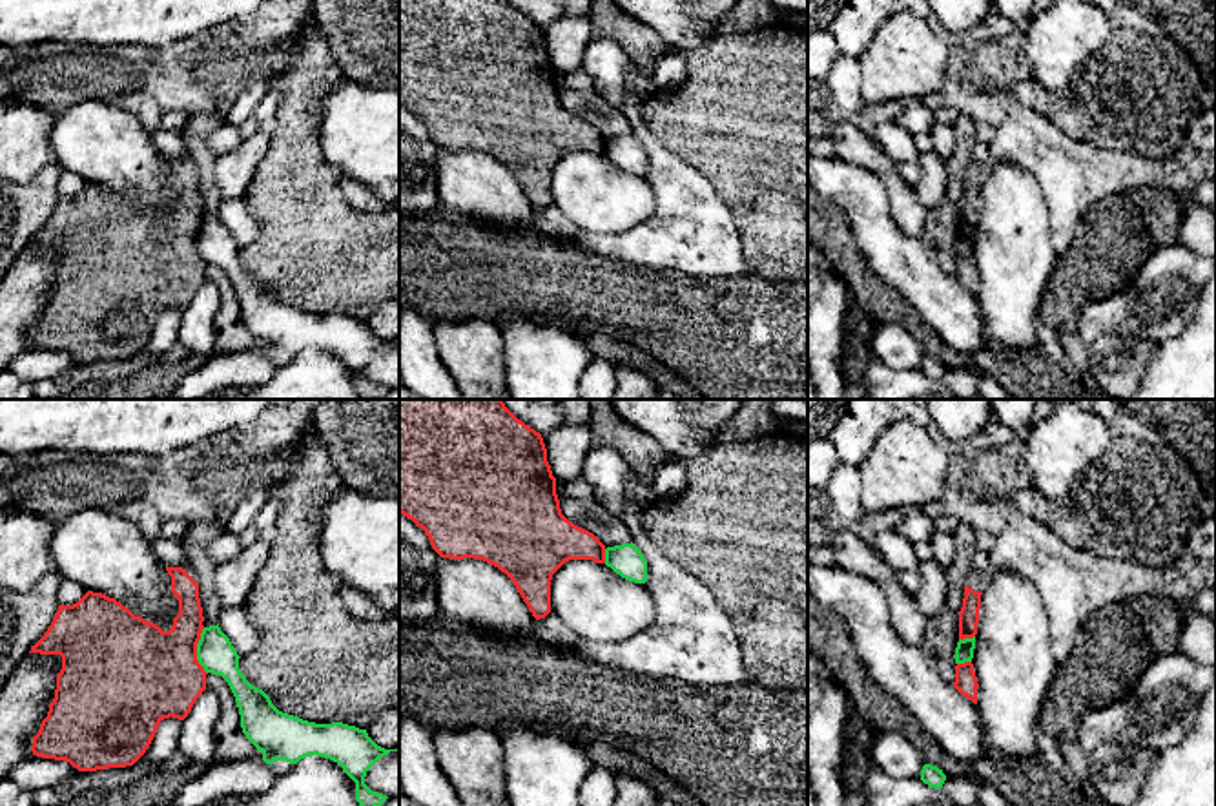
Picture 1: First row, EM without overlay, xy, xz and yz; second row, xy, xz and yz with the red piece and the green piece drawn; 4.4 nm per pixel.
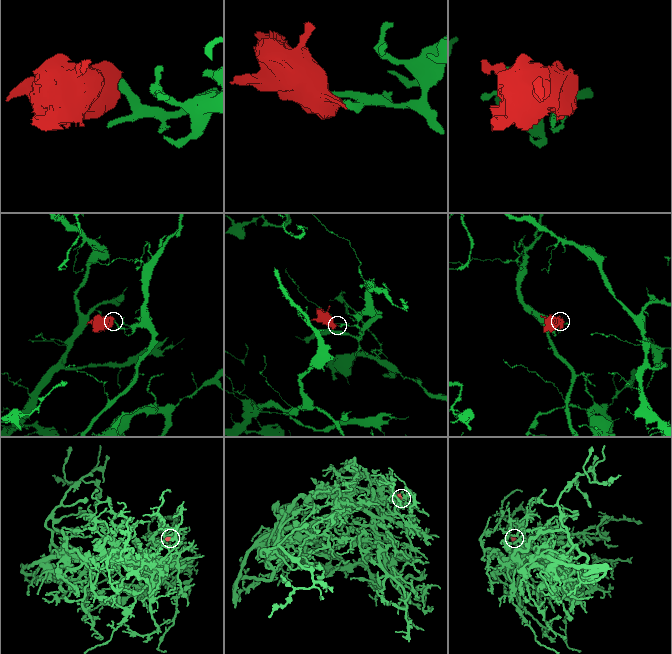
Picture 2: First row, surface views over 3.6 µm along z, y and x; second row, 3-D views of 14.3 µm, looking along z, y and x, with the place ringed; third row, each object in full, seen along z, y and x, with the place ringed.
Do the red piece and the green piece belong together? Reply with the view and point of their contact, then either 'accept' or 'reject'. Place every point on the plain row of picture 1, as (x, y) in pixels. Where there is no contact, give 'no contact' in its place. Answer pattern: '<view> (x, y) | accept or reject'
xy (195, 243) | reject

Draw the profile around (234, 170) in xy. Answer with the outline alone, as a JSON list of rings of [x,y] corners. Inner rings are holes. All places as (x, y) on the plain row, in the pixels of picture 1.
[[[259,129],[244,142],[215,159],[215,181],[221,201],[244,197],[257,166],[264,159],[270,146],[270,131]]]

